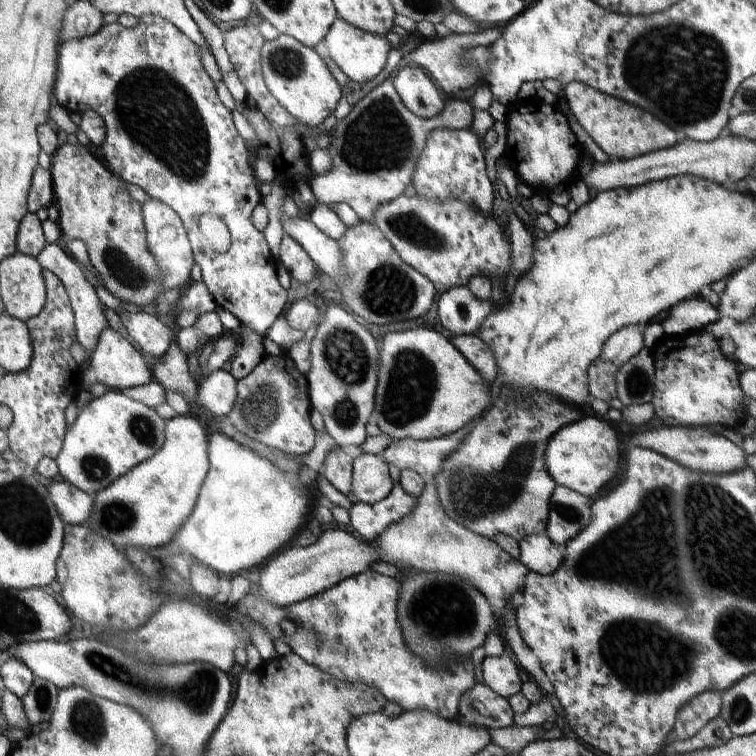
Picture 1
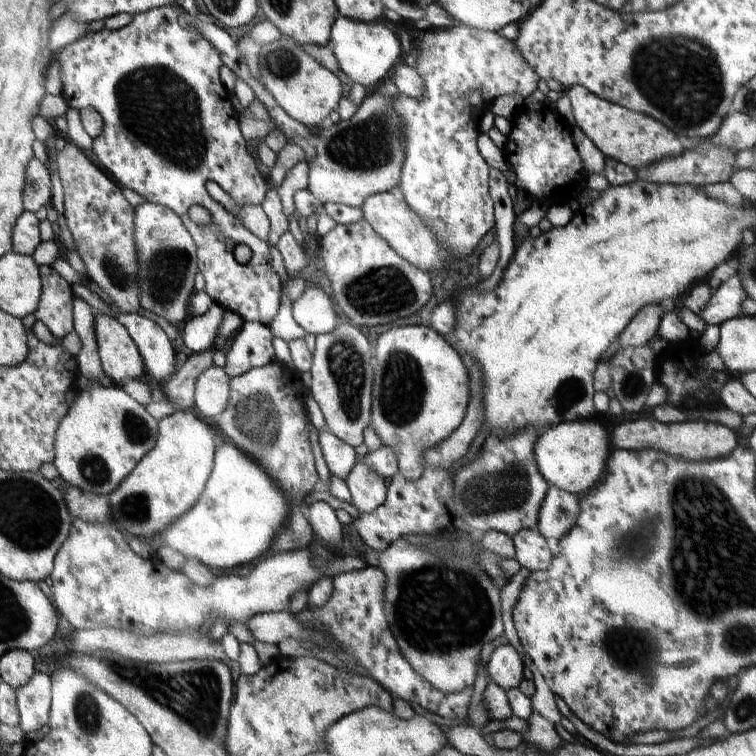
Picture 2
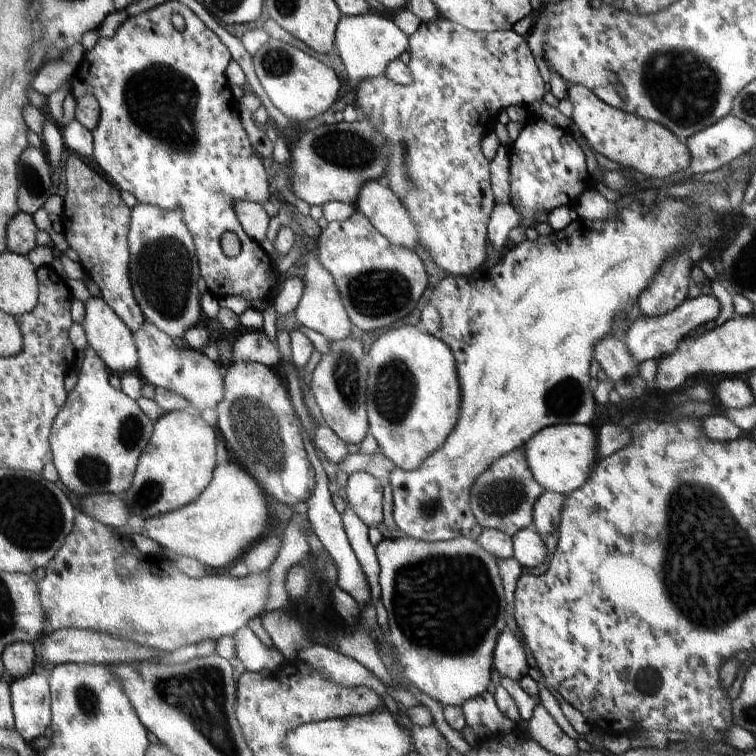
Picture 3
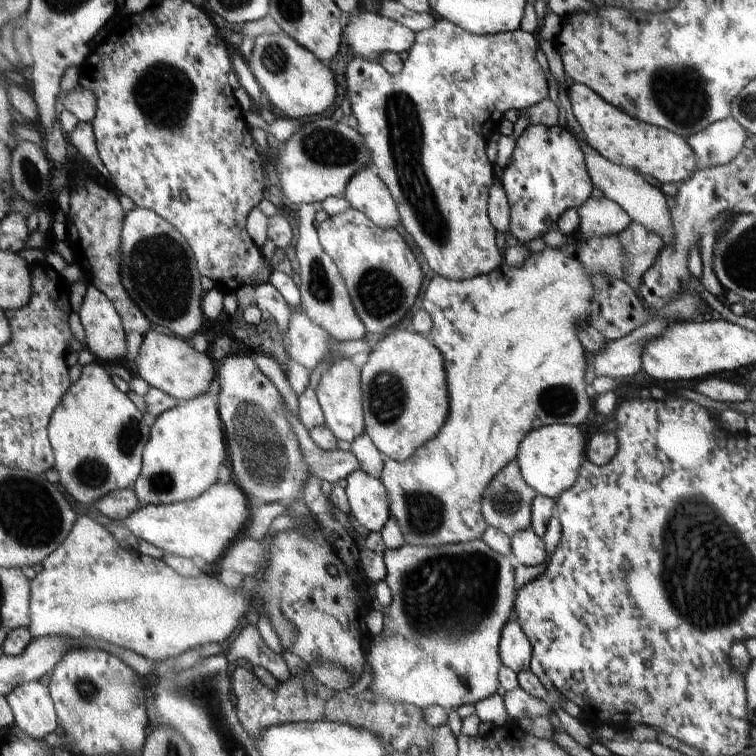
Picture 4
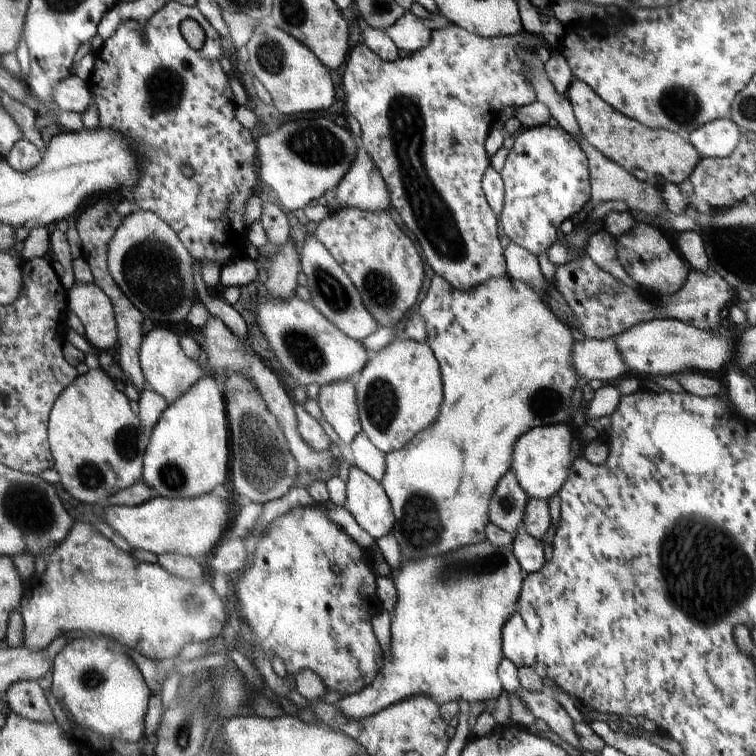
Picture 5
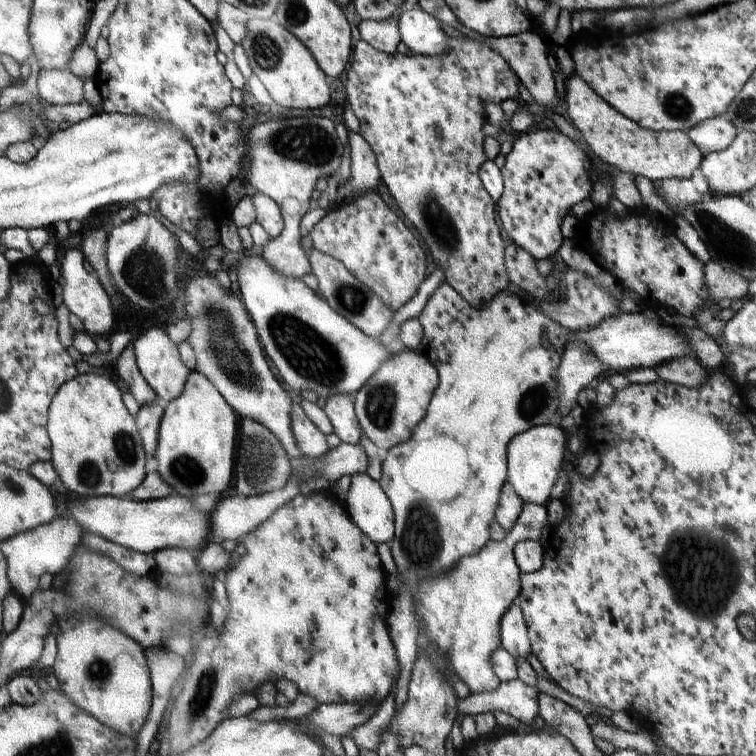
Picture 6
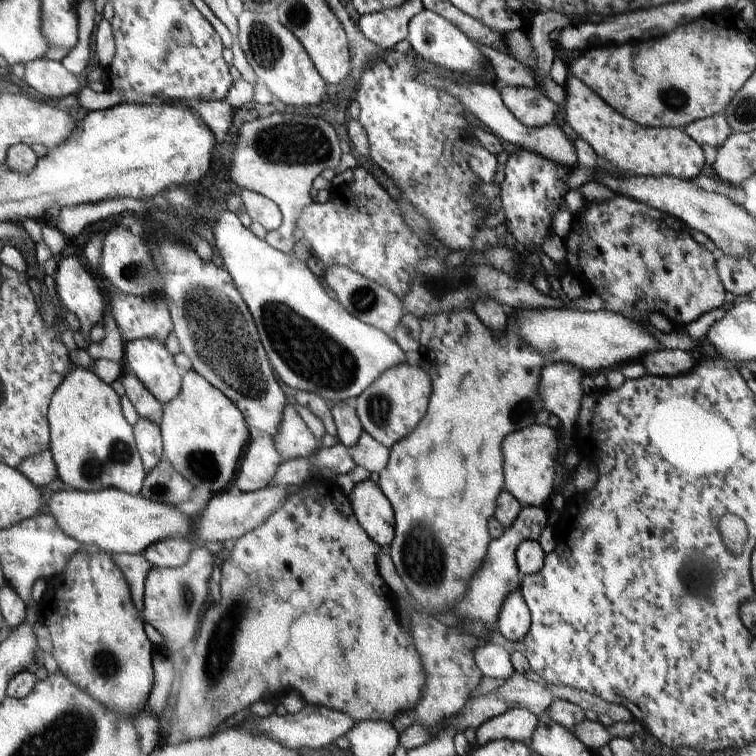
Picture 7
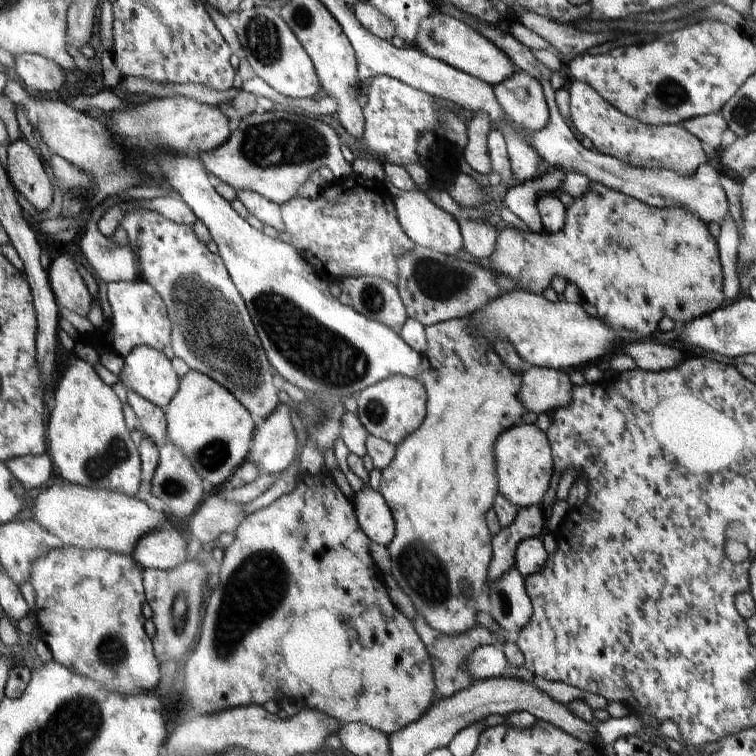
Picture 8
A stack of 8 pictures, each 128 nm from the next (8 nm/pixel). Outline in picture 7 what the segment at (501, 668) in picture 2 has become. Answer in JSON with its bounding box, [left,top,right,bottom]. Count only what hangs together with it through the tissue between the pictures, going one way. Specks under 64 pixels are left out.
[497,591,531,642]

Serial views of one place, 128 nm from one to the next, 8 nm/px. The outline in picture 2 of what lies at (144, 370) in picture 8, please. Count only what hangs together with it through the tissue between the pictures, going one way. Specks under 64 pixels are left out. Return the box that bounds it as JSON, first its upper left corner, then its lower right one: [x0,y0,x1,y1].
[114,313,229,420]

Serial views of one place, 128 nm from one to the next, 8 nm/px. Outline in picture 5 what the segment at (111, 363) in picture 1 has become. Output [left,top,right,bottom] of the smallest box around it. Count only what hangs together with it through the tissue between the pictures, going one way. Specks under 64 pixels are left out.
[66,284,117,353]

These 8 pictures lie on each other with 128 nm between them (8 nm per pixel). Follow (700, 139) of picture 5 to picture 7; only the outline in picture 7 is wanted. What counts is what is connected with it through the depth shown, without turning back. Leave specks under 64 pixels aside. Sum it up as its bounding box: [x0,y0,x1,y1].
[682,115,733,149]

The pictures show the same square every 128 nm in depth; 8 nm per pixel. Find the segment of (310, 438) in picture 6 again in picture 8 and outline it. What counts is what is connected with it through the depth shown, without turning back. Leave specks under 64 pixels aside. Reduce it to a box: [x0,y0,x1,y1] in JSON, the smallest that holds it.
[247,403,298,474]

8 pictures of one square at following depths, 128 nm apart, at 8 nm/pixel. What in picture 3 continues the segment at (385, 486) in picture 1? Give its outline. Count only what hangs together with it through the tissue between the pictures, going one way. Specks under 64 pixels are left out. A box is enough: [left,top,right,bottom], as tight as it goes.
[346,472,383,527]

